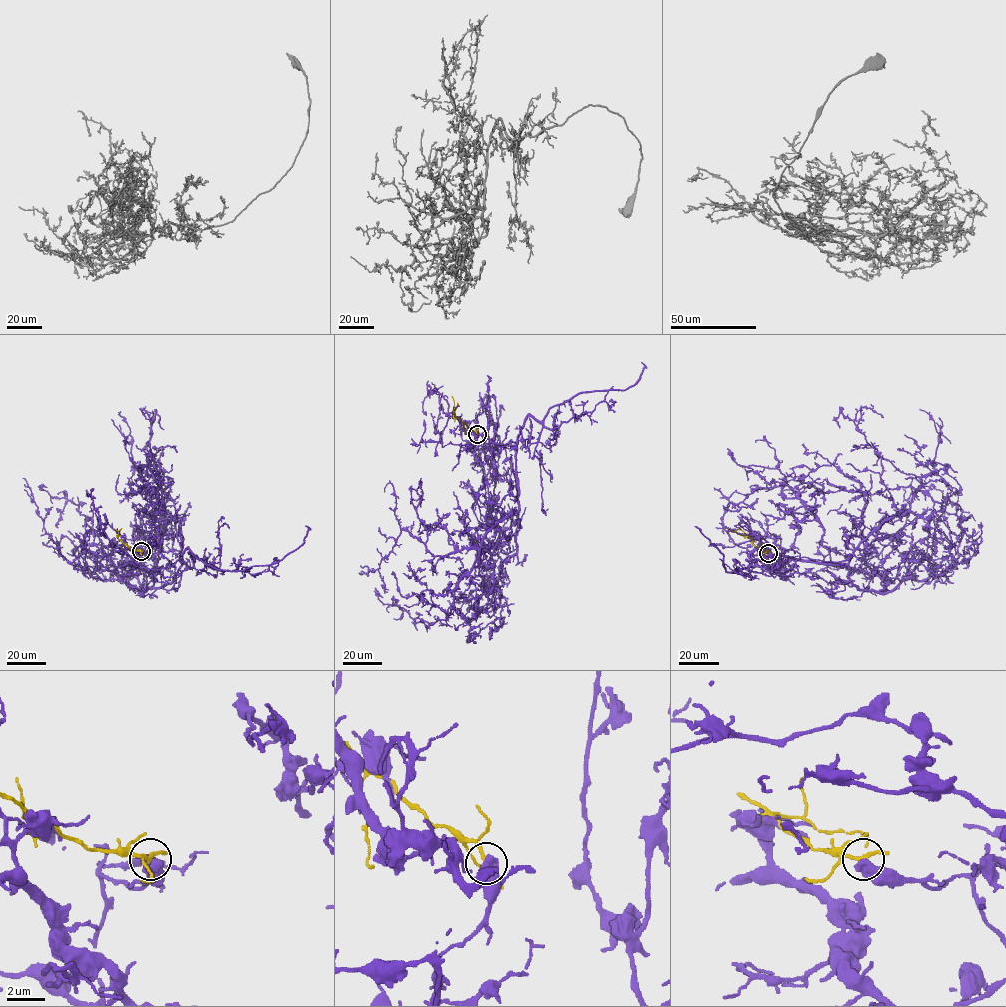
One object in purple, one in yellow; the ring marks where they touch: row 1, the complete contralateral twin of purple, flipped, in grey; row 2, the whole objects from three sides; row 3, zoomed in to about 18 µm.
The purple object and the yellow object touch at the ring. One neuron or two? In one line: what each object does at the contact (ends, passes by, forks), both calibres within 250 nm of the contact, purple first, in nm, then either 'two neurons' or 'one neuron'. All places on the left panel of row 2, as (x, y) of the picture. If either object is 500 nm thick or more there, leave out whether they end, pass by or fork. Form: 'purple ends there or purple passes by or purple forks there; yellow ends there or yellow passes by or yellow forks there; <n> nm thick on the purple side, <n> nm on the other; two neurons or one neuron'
650 nm thick on the purple side, 180 nm on the other; two neurons

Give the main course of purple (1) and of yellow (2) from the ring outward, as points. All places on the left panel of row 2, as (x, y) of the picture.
1: (141, 552), (136, 567), (180, 554), (182, 565), (146, 590), (120, 578), (77, 505), (39, 486)
2: (141, 552), (126, 545), (116, 536), (115, 529)

